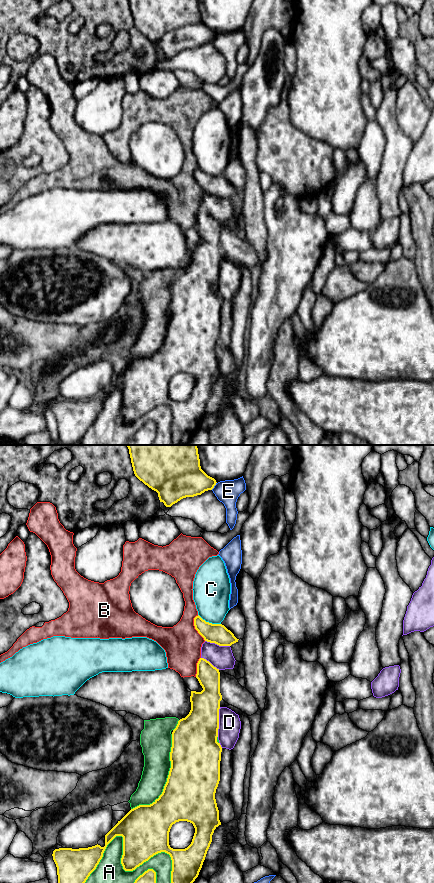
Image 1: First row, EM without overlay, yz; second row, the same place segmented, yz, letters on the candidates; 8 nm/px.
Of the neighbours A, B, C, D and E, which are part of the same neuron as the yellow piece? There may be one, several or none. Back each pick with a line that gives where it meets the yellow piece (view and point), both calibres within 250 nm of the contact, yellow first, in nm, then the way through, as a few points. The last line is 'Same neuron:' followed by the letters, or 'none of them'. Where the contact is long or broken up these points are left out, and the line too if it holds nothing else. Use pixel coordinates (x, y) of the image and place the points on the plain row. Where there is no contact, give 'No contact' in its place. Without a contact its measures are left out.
D: Touches yellow at yz (218, 274). Thickness 360 nm (yellow) against 180 nm
Same neuron: D

